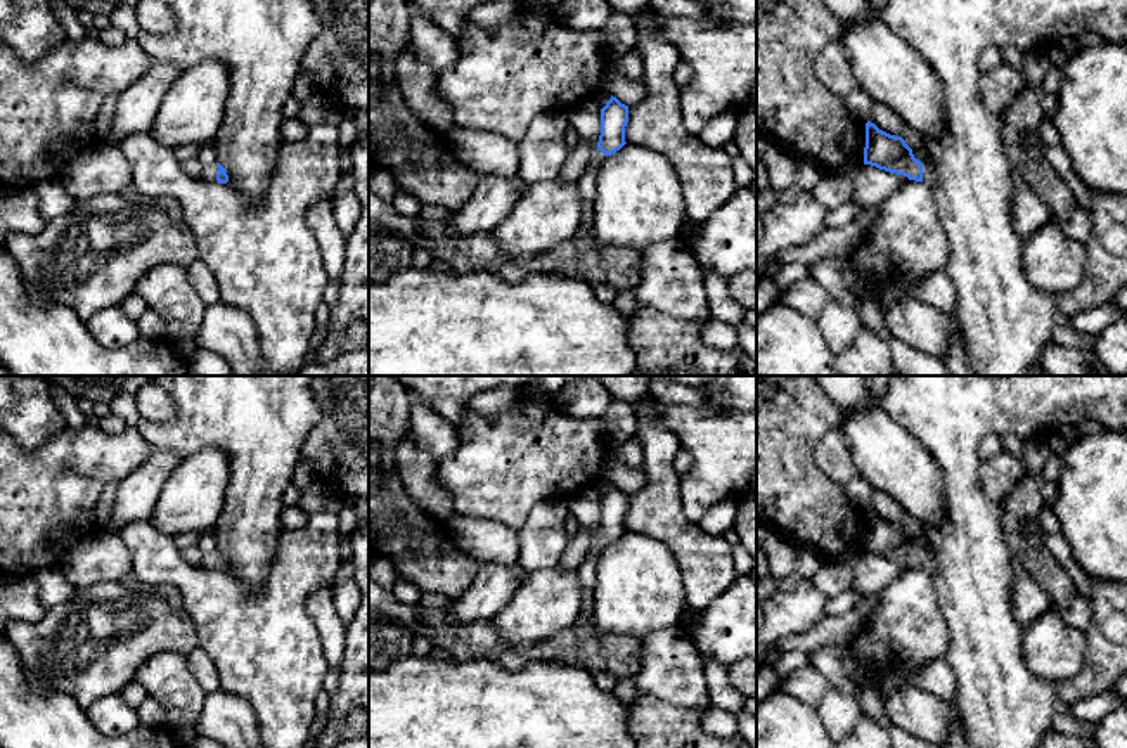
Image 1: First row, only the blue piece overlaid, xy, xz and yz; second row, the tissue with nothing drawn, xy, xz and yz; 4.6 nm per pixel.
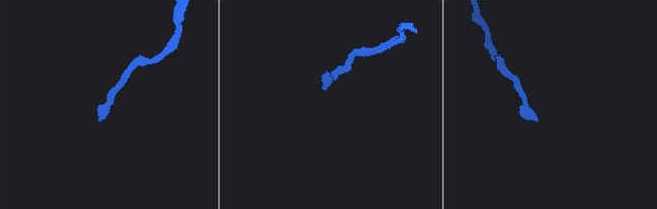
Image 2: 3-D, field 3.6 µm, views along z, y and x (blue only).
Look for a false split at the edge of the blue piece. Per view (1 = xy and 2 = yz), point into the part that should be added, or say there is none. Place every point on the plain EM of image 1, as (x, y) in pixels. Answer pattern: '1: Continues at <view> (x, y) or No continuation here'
1: Continues at xy (208, 561)
2: Continues at yz (928, 563)

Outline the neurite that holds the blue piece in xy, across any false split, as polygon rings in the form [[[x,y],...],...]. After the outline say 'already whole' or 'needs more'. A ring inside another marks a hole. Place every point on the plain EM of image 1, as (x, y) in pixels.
[[[215,551],[203,556],[199,568],[206,571],[227,571],[229,563],[220,551]]]; needs more

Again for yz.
[[[871,509],[866,511],[864,552],[904,563],[930,575],[937,573],[937,561],[928,551],[914,545],[902,525],[890,523]]]; needs more

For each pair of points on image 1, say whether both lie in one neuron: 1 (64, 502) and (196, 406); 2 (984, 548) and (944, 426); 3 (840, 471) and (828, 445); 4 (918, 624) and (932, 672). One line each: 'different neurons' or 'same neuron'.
1: different neurons
2: same neuron
3: same neuron
4: different neurons

